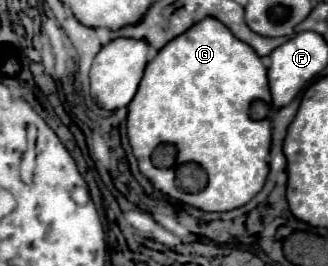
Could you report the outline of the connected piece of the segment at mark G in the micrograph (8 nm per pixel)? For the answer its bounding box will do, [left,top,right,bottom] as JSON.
[127,18,272,212]

